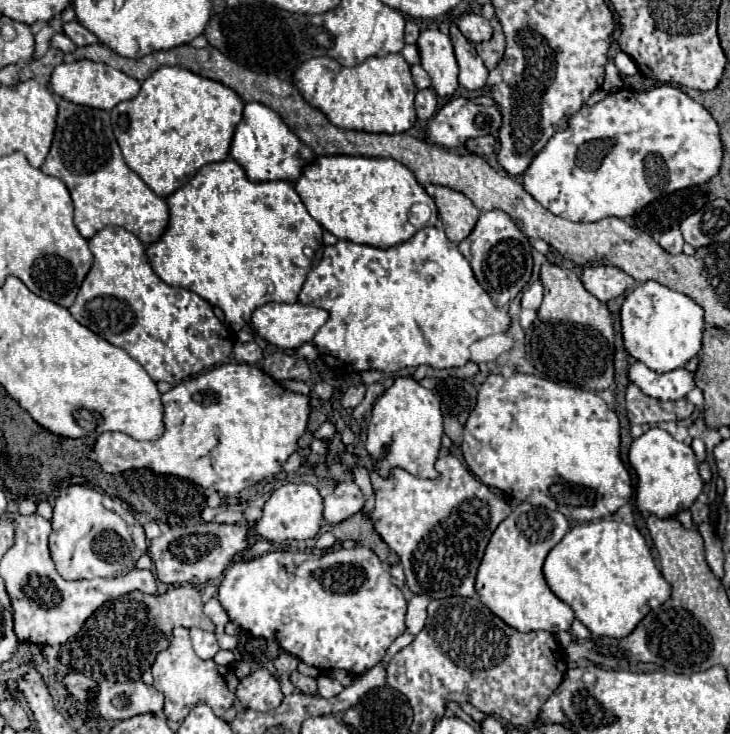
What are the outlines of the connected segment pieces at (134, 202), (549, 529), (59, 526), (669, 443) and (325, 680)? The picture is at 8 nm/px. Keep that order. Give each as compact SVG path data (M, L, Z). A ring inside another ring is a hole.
M59 100L57 130L41 170L65 182L75 204L75 226L83 238L93 238L105 226L121 226L145 246L155 244L169 224L169 206L123 160L111 130L109 112Z
M523 502L493 532L477 572L475 588L481 602L511 628L519 632L549 630L551 634L571 630L575 620L573 608L551 592L543 576L543 562L547 554L561 542L569 528L571 524L561 512Z
M69 486L65 494L55 500L53 506L53 532L49 536L51 556L55 560L57 572L65 580L97 578L97 576L123 576L133 570L137 558L147 552L147 538L143 528L133 518L125 518L119 510L127 510L127 504L117 504L115 498L93 486ZM115 532L115 534L101 534Z
M661 428L647 430L641 438L631 444L629 462L637 472L637 508L659 518L677 516L681 510L689 510L691 504L703 490L699 466L691 446L677 442L669 432Z
M319 676L317 686L319 686L319 696L323 696L323 698L333 698L343 690L343 686L329 676Z

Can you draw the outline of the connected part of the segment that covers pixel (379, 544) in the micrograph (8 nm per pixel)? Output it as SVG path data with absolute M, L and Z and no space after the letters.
M363 512L339 522L333 526L333 534L339 542L343 540L353 540L357 544L363 544L367 548L371 548L385 566L393 566L399 562L397 554L383 542L383 538L375 532L373 524L371 524L371 518Z

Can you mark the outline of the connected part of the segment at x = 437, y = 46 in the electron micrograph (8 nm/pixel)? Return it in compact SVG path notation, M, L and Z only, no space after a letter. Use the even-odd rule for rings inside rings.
M425 30L421 32L417 46L421 54L421 66L431 76L437 96L451 98L459 88L459 66L453 54L451 38L439 30Z

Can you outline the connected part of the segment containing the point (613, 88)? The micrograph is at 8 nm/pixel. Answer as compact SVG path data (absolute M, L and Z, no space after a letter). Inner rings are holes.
M609 58L607 62L607 68L605 68L605 82L603 82L603 90L609 94L609 92L617 92L619 88L623 86L623 80L621 80L621 74L617 70L617 66L613 64L613 60Z

